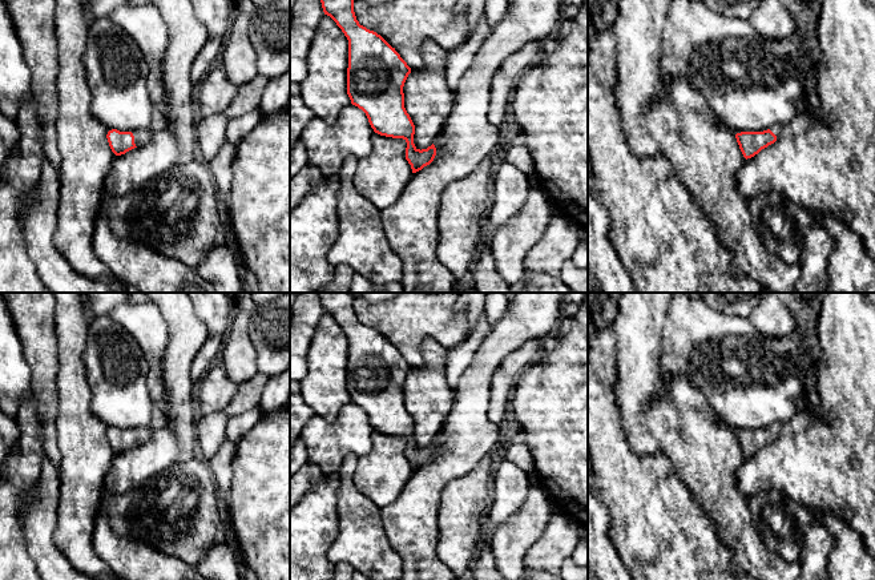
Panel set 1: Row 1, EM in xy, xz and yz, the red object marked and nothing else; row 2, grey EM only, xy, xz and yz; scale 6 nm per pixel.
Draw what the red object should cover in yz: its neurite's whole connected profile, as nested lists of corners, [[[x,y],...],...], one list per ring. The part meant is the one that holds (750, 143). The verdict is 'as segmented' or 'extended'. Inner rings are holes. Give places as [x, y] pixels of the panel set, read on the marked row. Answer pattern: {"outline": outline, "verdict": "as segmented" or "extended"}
{"outline": [[[775,124],[770,129],[763,132],[737,133],[735,138],[743,157],[747,160],[758,154],[762,149],[774,144],[781,130],[782,130],[782,126],[779,124]]], "verdict": "extended"}

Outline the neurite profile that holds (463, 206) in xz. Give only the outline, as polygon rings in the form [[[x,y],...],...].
[[[487,157],[465,178],[449,184],[441,194],[436,255],[455,281],[471,271],[487,233],[485,217],[495,168],[492,157]]]

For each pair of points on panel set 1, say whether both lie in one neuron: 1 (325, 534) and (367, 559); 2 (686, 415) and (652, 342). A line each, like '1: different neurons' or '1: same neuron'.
1: different neurons
2: same neuron

